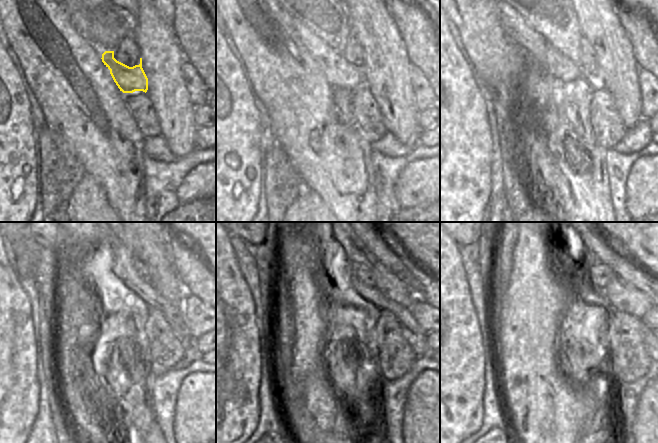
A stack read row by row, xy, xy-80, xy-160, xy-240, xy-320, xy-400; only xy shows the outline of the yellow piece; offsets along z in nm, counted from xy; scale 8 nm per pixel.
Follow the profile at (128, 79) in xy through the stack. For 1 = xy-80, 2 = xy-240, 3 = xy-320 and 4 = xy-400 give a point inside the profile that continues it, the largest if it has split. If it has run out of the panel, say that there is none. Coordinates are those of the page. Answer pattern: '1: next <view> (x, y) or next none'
1: next xy-80 (341, 74)
2: next xy-240 (65, 256)
3: next xy-320 (253, 242)
4: next xy-400 (460, 242)

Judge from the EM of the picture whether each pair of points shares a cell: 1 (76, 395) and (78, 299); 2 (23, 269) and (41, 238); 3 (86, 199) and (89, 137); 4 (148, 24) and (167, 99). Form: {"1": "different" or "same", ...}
{"1": "same", "2": "different", "3": "different", "4": "same"}

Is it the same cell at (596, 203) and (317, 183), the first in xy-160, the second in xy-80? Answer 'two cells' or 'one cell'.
one cell

